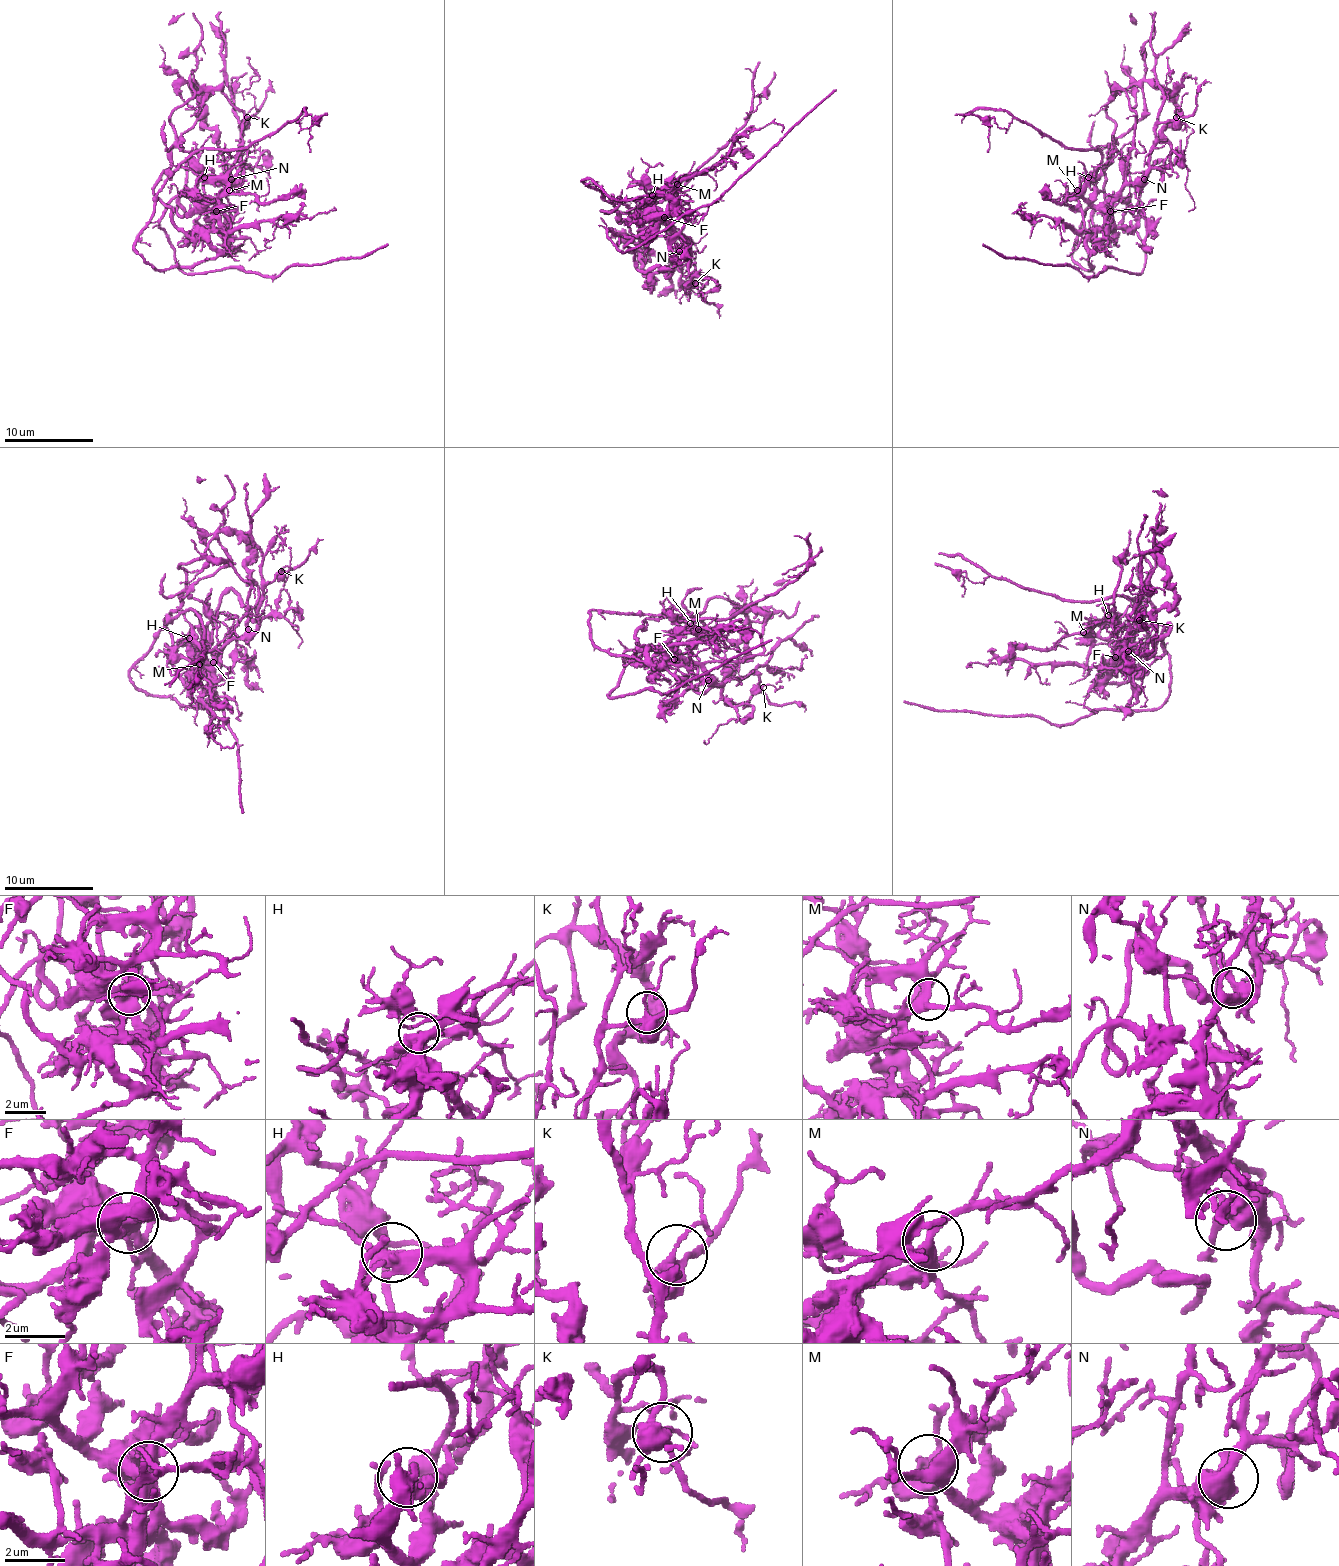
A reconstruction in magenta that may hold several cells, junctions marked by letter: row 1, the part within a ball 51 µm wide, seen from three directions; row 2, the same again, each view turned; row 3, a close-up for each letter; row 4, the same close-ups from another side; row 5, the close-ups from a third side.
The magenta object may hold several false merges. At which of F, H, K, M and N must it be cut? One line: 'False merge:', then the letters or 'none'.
False merge: F

